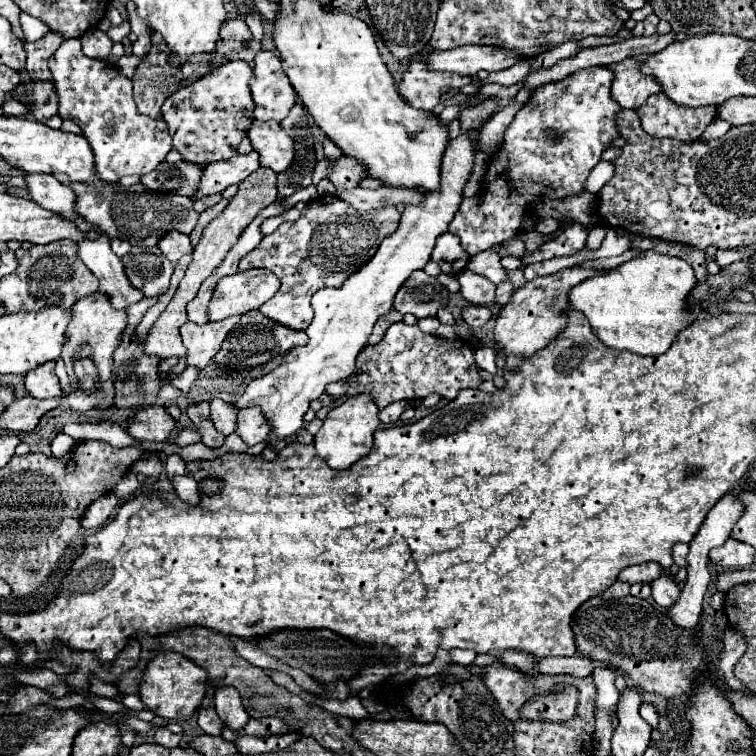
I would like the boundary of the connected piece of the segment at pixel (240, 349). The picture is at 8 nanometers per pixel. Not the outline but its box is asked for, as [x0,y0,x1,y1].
[214,311,308,369]

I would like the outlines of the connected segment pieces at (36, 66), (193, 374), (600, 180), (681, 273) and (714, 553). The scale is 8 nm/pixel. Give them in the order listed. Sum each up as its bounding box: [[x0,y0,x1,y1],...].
[[26,31,64,83],[171,367,198,393],[586,161,614,193],[568,251,694,355],[710,539,754,569]]

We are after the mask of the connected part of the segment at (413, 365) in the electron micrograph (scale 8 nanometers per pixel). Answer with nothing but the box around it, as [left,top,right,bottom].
[356,321,480,409]

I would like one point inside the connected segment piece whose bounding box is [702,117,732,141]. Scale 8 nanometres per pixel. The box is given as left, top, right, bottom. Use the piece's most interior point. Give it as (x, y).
(719, 126)

